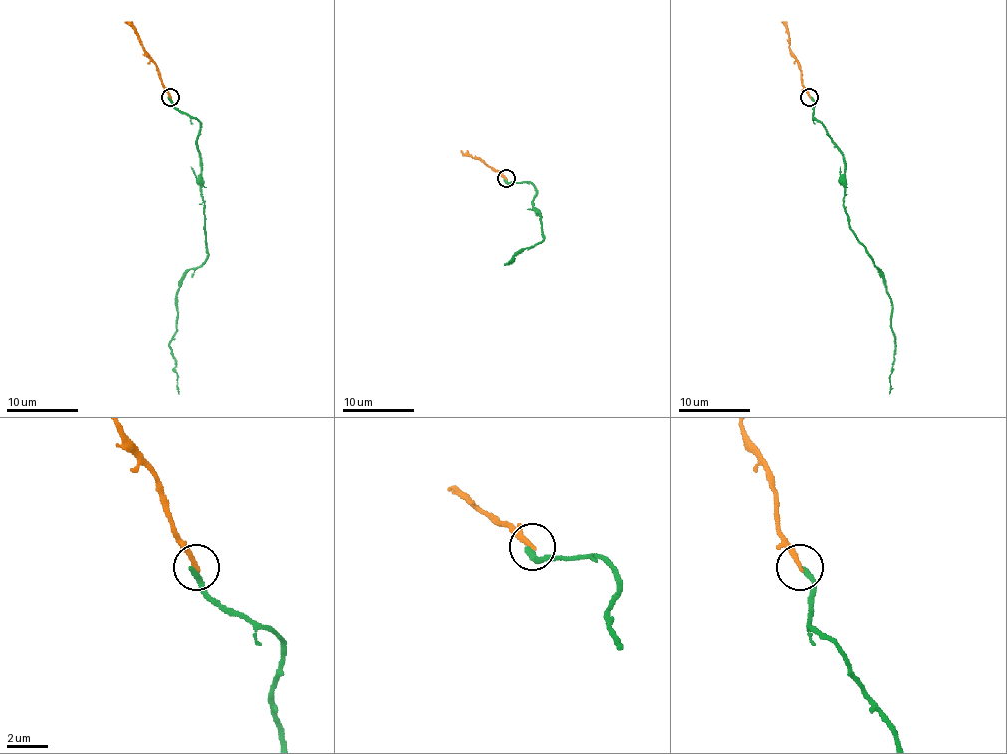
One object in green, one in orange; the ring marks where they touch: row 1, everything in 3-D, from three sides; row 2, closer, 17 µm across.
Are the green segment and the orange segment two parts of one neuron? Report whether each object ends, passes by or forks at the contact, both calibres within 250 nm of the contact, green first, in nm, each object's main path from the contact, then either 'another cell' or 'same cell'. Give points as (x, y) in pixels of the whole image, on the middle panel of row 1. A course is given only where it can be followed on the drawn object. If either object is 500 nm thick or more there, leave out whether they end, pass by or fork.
green ends | orange ends | 280/240 nm | green via (506, 178), (509, 183), (529, 182), (536, 189), (532, 199), (540, 212), (543, 239), (515, 258) | orange via (506, 178), (481, 158), (461, 149) | another cell

